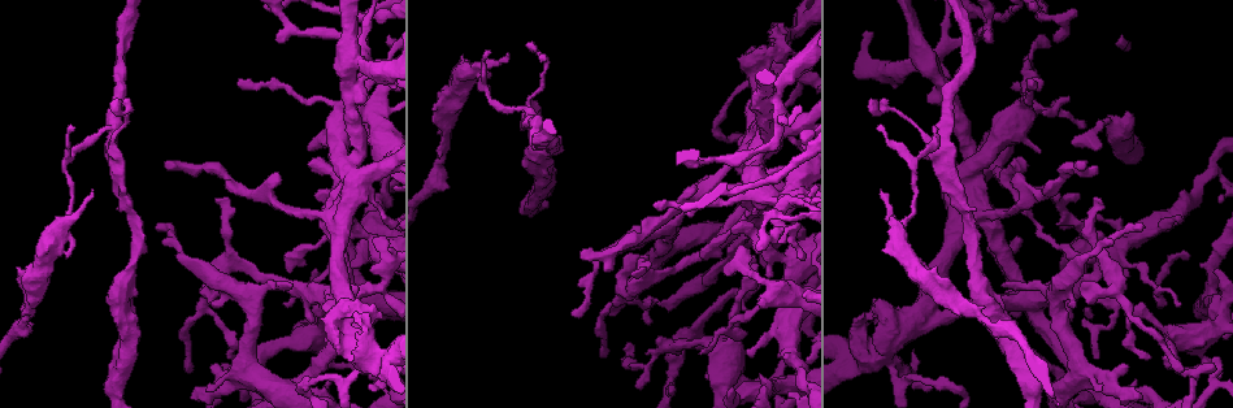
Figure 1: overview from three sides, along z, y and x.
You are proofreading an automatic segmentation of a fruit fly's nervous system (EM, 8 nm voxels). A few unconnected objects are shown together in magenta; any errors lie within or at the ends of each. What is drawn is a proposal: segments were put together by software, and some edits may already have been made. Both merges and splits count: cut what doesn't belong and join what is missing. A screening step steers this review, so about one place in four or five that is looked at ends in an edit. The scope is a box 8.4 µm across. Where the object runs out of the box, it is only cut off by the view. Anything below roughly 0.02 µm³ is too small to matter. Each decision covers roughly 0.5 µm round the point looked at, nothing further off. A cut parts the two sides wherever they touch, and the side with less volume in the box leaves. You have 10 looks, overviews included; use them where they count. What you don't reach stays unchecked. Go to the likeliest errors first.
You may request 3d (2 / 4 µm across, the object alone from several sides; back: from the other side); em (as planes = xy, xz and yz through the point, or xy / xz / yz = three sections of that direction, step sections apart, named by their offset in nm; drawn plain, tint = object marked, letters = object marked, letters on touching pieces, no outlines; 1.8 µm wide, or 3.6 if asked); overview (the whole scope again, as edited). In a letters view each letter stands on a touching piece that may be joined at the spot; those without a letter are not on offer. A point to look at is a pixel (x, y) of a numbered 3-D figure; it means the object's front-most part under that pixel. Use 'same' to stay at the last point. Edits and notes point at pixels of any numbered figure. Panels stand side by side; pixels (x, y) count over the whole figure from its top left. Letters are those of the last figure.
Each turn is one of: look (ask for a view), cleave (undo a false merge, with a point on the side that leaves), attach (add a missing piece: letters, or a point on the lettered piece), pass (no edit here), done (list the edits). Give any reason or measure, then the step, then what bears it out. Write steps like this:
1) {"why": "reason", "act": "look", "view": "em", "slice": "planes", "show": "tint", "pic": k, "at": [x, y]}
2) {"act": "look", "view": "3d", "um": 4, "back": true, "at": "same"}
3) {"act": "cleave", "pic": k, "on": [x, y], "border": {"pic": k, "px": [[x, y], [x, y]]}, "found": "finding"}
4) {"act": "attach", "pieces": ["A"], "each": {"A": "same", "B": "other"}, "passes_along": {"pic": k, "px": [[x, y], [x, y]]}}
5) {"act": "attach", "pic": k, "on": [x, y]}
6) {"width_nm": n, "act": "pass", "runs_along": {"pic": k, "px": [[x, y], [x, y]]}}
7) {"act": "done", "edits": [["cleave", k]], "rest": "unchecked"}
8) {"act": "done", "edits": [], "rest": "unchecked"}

{"why": "abrupt turn", "act": "look", "view": "3d", "um": 4, "pic": 1, "at": [527, 113]}

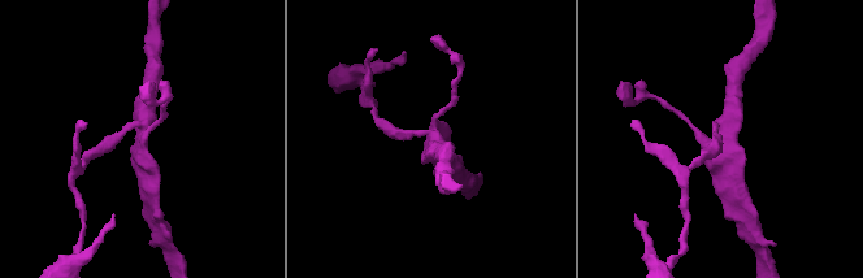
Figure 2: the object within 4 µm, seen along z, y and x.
{"why": "shape alone is not enough", "act": "look", "view": "em", "slice": "planes", "show": "plain", "pic": 2, "at": [138, 127]}

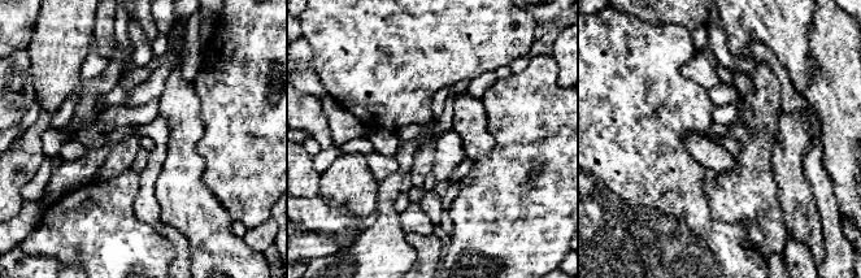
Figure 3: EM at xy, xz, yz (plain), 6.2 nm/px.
{"act": "look", "view": "em", "slice": "planes", "show": "letters", "at": "same"}

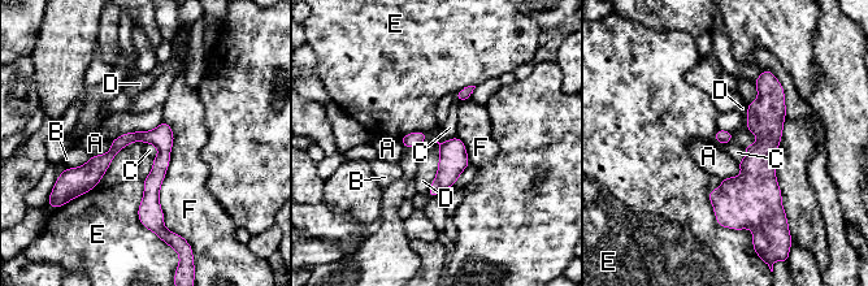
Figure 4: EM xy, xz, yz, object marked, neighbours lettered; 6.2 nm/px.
{"act": "pass", "each": {"A": "other", "B": "other", "C": "other", "D": "other", "E": "other", "F": "other"}, "border": {"pic": 4, "px": [[455, 135], [443, 141], [438, 148]]}, "found": "continuous, no second cell"}

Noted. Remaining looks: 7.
{"why": "thin neck", "act": "look", "view": "em", "slice": "planes", "show": "letters", "pic": 1, "at": [368, 114]}

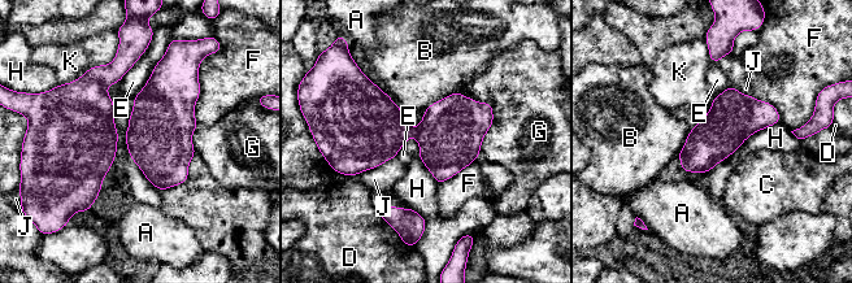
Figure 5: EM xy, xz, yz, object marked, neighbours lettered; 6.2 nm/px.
{"longest_contact_nm": ["H", 550], "act": "pass", "each": {"A": "other", "B": "other", "C": "other", "D": "other", "E": "other", "F": "other", "G": "other", "H": "other", "J": "other", "K": "other"}, "border": {"pic": 5, "px": [[165, 53], [144, 86], [133, 96]]}, "found": "continuous, no second cell"}

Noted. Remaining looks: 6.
{"why": "calibre changes", "act": "look", "view": "3d", "um": 2, "pic": 1, "at": [478, 74]}

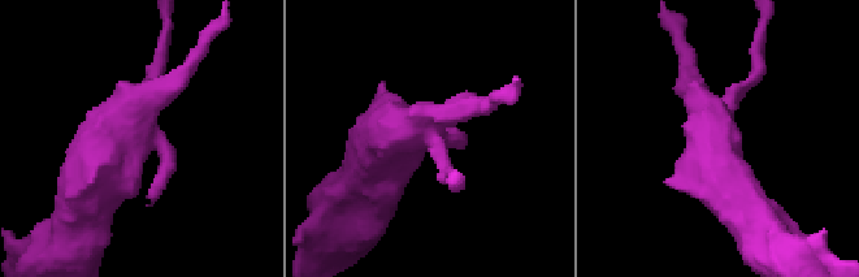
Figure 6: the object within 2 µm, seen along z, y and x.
{"act": "look", "view": "em", "slice": "planes", "show": "tint", "pic": 6, "at": [141, 107]}

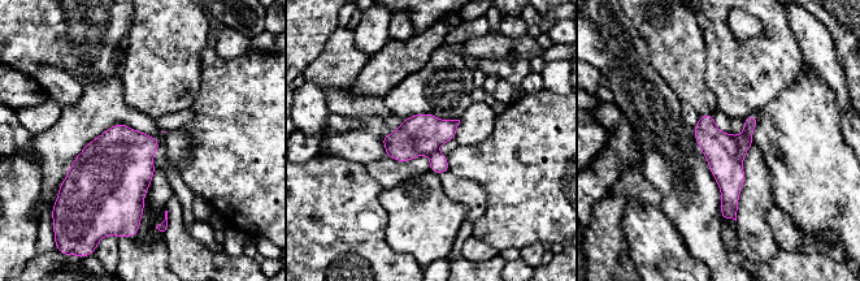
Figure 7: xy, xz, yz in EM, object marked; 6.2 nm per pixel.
{"why": "see the neighbours", "act": "look", "view": "em", "slice": "planes", "show": "letters", "at": "same"}

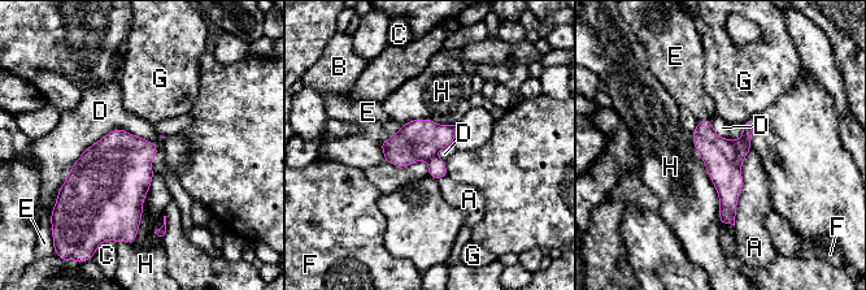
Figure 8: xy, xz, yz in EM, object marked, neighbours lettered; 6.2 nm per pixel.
{"act": "cleave", "pic": 8, "on": [718, 154], "each": {"A": "other", "B": "other", "C": "other", "D": "other", "E": "other", "F": "other", "G": "other", "H": "other"}, "found": "two cells meet here"}

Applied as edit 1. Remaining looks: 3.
{"why": "an open end", "act": "look", "view": "em", "slice": "planes", "show": "letters", "pic": 1, "at": [1133, 116]}

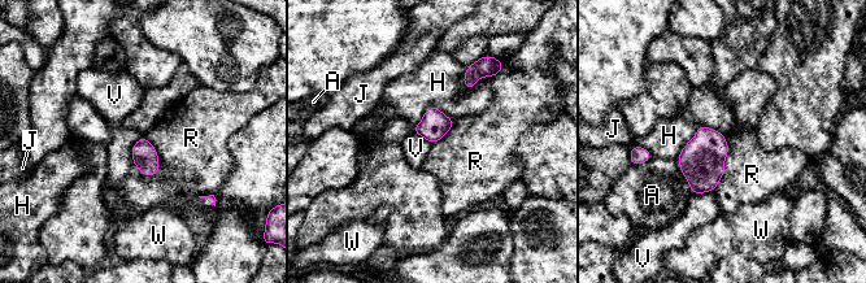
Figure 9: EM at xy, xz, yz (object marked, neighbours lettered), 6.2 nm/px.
{"act": "pass", "each": {"A": "other", "H": "other", "J": "other", "R": "other", "V": "other", "W": "other"}, "border": {"pic": 9, "px": [[142, 135], [131, 148], [131, 164]]}, "found": "no lettered piece goes on from it"}

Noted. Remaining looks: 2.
{"act": "look", "view": "em", "slice": "planes", "show": "letters", "pic": 1, "at": [1214, 370]}

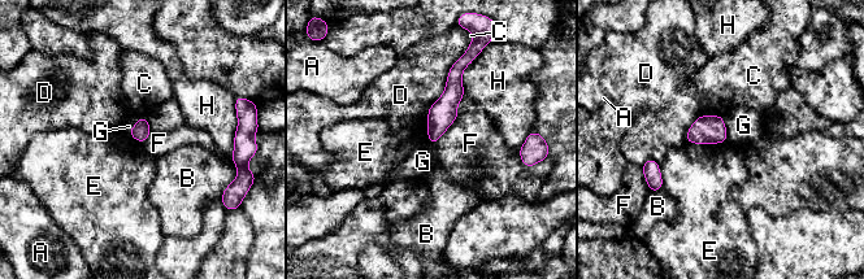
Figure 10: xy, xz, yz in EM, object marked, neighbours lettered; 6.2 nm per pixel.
{"act": "pass", "each": {"A": "other", "B": "other", "C": "other", "D": "other", "E": "other", "F": "other", "G": "other", "H": "other"}, "border": {"pic": 10, "px": [[726, 140], [720, 143], [686, 143]]}, "found": "no lettered piece goes on from it"}

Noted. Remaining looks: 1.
{"act": "done", "edits": [["cleave", 8]], "rest": "unchecked"}

